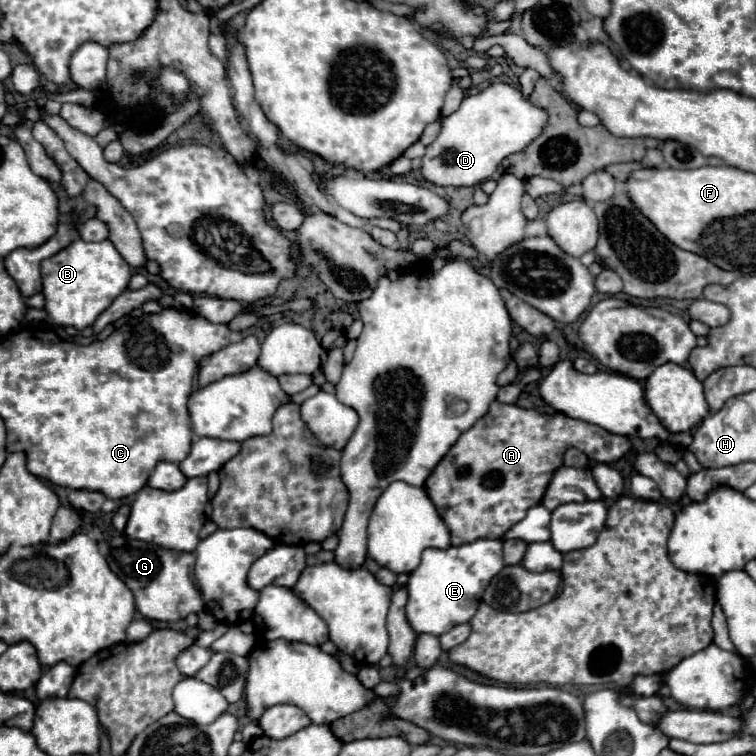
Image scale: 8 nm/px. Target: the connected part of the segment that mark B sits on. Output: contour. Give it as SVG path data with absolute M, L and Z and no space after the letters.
M83 239L71 241L69 247L61 249L53 257L41 261L41 279L43 279L43 295L45 295L45 311L47 311L47 323L51 327L75 327L85 329L93 325L93 321L109 307L109 303L127 289L127 283L131 279L131 267L125 263L125 259L119 255L119 251L113 247L111 241L101 243L87 243Z

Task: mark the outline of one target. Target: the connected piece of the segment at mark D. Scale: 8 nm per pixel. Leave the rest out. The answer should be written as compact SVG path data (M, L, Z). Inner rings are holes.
M493 83L481 93L465 97L455 113L443 117L443 129L439 137L427 147L423 155L421 173L427 181L441 187L479 185L495 173L507 155L525 149L541 133L545 119L545 111L523 99L519 89L507 83Z

